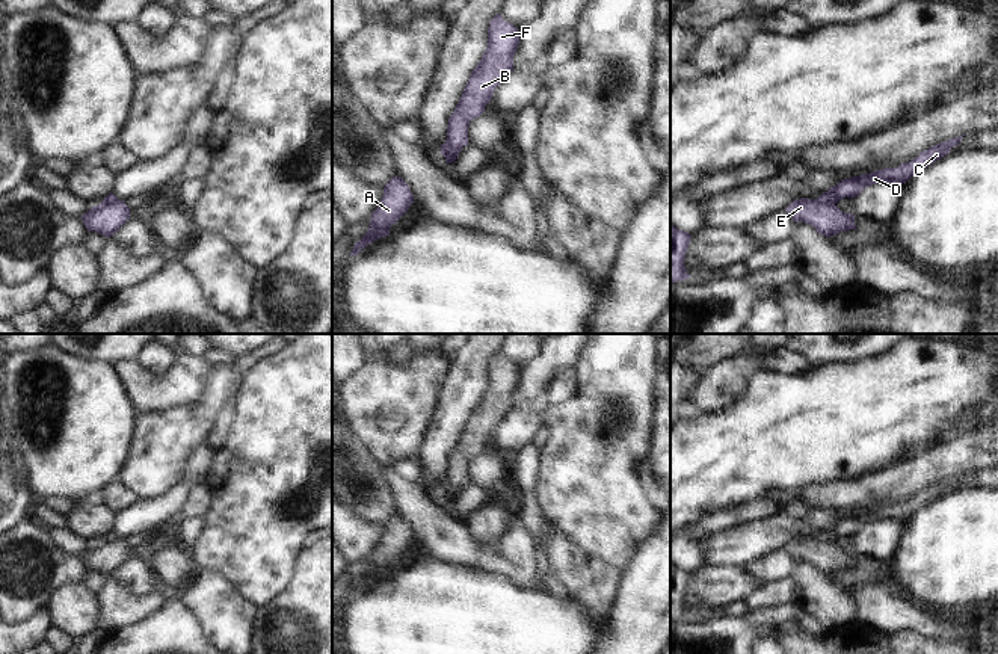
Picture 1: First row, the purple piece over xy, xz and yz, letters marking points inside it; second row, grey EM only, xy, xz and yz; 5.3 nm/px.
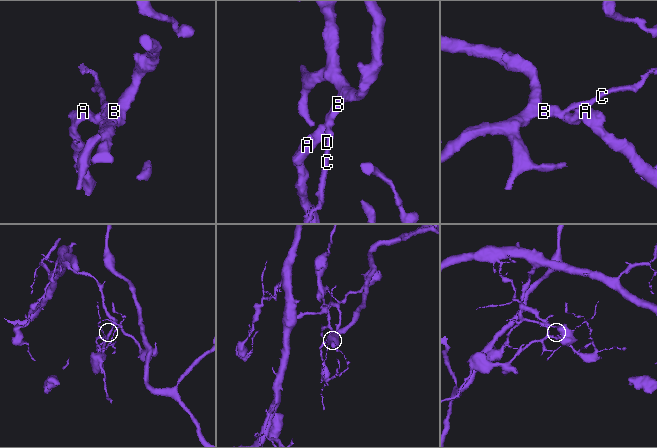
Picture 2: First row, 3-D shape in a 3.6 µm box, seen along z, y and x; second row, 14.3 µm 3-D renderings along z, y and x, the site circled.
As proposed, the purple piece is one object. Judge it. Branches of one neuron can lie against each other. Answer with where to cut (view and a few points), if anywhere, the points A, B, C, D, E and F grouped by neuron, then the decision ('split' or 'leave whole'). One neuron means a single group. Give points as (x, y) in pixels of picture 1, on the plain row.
cut in xz along (446, 479), (452, 490), (458, 490); A B E F / C D; split

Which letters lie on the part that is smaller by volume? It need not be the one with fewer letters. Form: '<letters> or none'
C, D

